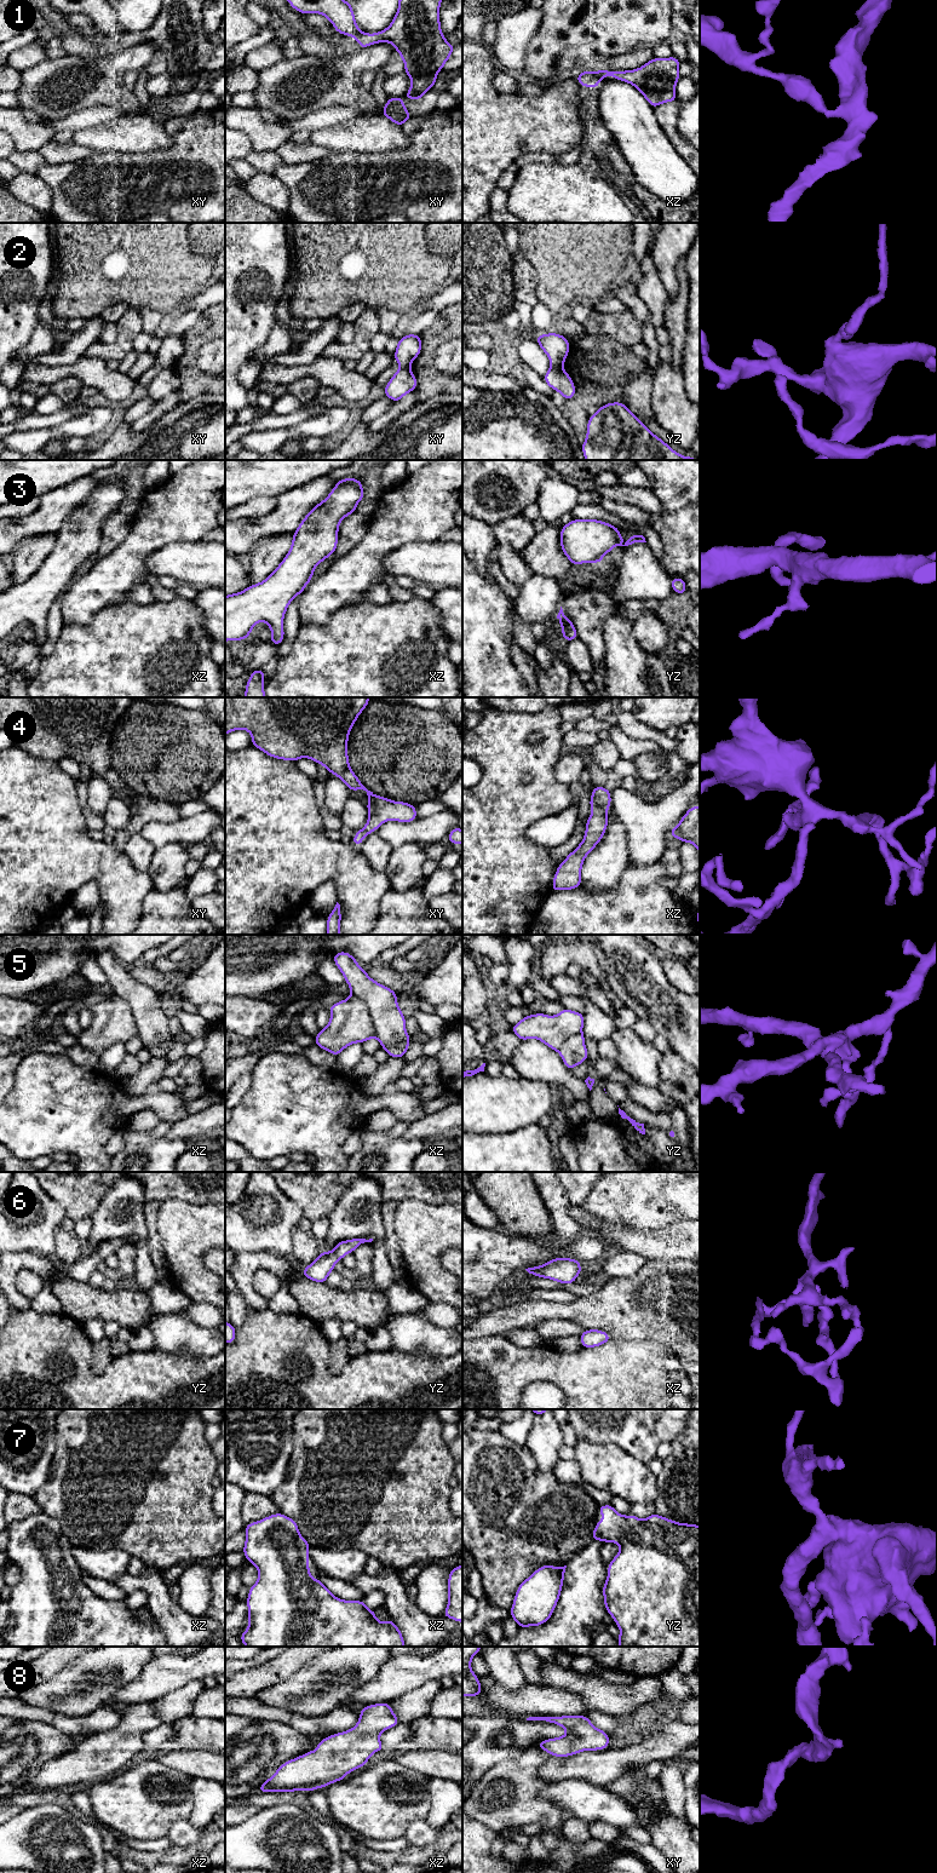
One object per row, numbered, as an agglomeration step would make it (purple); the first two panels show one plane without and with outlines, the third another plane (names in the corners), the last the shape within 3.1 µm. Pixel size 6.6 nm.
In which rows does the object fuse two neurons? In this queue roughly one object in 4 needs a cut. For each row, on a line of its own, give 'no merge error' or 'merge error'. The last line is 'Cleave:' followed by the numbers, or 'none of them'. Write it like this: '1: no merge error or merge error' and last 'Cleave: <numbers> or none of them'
1: merge error
2: merge error
3: no merge error
4: no merge error
5: merge error
6: no merge error
7: no merge error
8: no merge error
Cleave: 1, 2, 5

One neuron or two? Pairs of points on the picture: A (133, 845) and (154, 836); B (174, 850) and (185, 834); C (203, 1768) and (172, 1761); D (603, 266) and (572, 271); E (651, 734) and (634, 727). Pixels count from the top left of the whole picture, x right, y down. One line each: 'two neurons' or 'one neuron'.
A: two neurons
B: two neurons
C: one neuron
D: one neuron
E: one neuron

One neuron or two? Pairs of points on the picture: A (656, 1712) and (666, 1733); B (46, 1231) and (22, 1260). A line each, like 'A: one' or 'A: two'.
A: two
B: two

